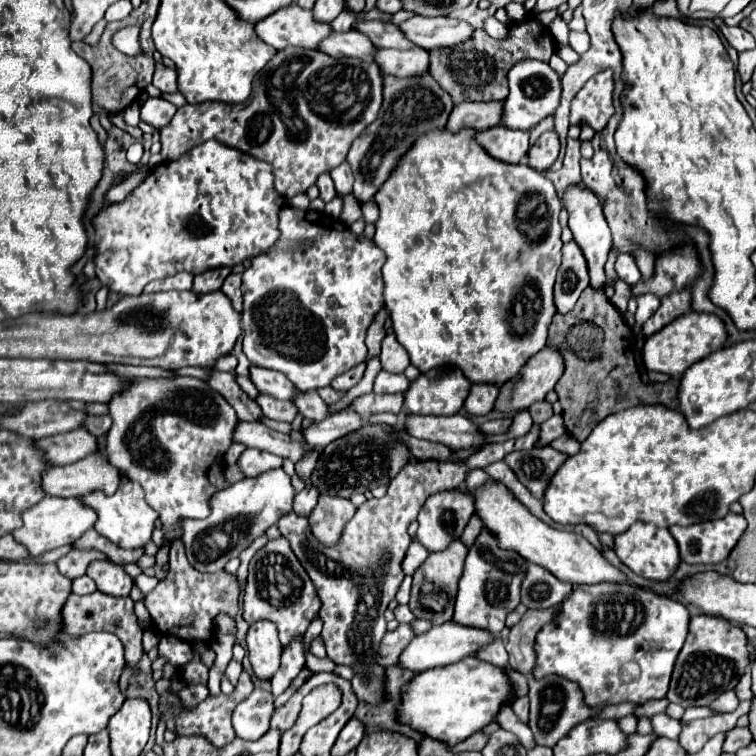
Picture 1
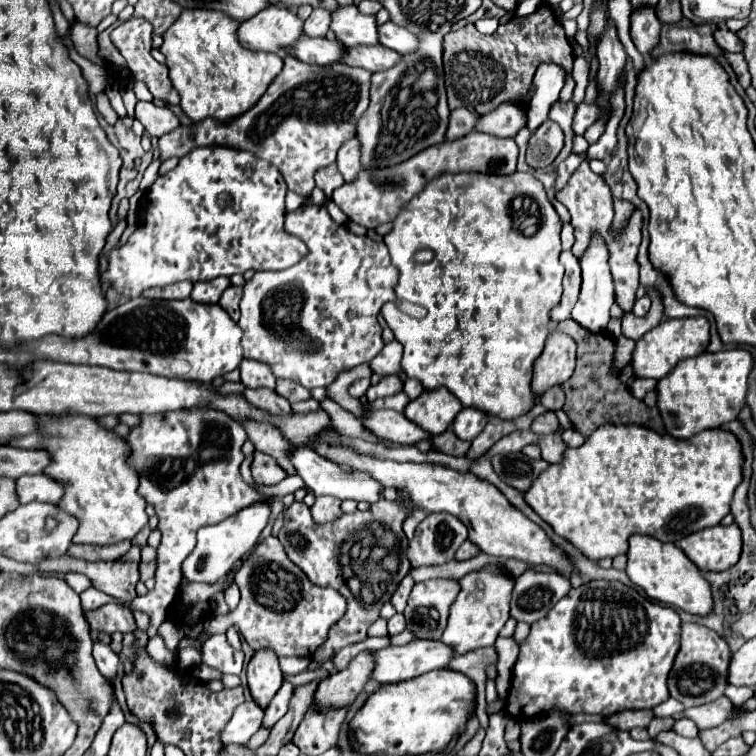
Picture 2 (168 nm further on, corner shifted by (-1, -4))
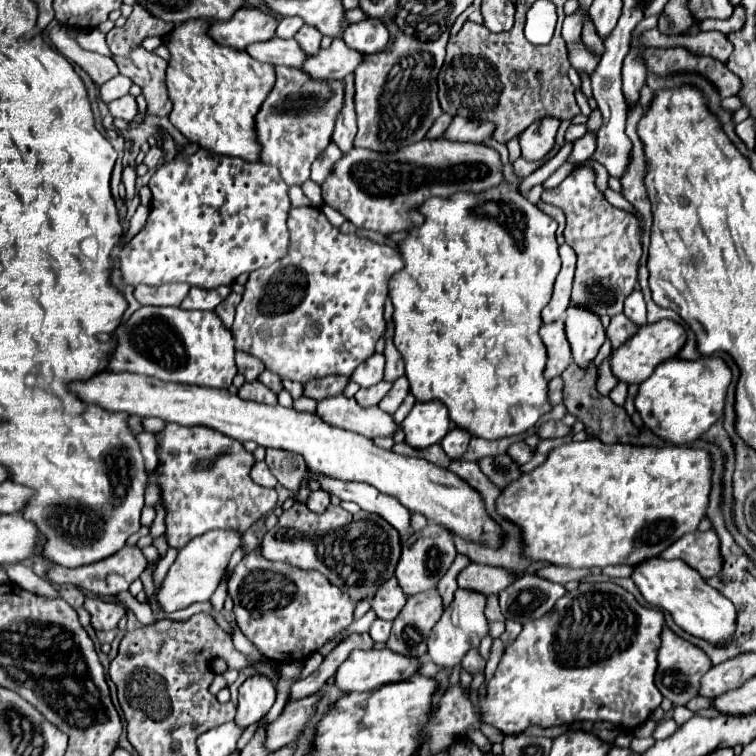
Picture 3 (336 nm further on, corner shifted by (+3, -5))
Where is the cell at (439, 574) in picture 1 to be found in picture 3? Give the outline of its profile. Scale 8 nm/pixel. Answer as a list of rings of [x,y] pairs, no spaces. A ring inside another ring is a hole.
[[[425,590],[407,598],[407,604],[393,620],[391,638],[387,648],[397,654],[417,654],[427,652],[427,642],[433,626],[443,614],[443,598],[439,590]]]

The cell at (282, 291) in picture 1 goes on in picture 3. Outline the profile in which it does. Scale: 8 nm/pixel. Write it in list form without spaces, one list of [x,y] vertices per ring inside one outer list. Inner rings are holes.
[[[315,206],[291,208],[287,226],[291,232],[287,256],[269,268],[249,274],[243,300],[237,306],[235,322],[231,326],[231,332],[235,334],[235,350],[259,358],[273,374],[301,384],[331,374],[351,376],[353,370],[375,352],[375,344],[385,330],[383,306],[387,300],[387,282],[391,274],[405,266],[405,262],[391,246],[381,246],[367,238],[339,232],[329,224],[321,208]]]

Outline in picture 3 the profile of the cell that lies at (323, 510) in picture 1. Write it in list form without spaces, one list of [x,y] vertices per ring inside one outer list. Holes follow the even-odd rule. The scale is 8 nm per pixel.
[[[317,490],[317,492],[311,492],[309,494],[309,500],[307,500],[307,508],[315,514],[323,514],[329,506],[329,494],[325,494],[323,490]]]

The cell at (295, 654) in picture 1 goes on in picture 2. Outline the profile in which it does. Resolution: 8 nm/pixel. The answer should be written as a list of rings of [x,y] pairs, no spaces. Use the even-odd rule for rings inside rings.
[[[283,683],[281,685],[281,689],[277,691],[277,695],[273,697],[273,701],[269,703],[269,707],[265,709],[265,721],[263,721],[263,725],[261,727],[267,727],[267,729],[271,729],[285,713],[287,713],[287,705],[289,705],[289,699],[291,699],[291,695],[293,695],[293,685],[291,683]]]

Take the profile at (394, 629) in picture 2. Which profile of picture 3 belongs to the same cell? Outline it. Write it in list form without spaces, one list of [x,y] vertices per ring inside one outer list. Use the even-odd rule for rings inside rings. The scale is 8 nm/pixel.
[[[379,618],[379,620],[373,622],[373,626],[369,628],[369,634],[371,634],[371,638],[373,638],[375,642],[385,642],[385,640],[389,638],[389,634],[391,634],[391,622]]]

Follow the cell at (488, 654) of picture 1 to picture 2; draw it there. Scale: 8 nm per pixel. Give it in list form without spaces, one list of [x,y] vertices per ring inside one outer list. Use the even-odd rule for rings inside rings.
[[[489,647],[489,649],[475,649],[475,651],[465,653],[465,655],[455,655],[453,661],[449,661],[449,665],[447,665],[447,669],[465,673],[465,677],[469,677],[477,685],[477,706],[475,713],[479,719],[480,726],[485,730],[489,722],[489,716],[486,712],[485,688],[487,675],[485,675],[485,667],[495,665],[495,663],[497,663],[495,647]]]

